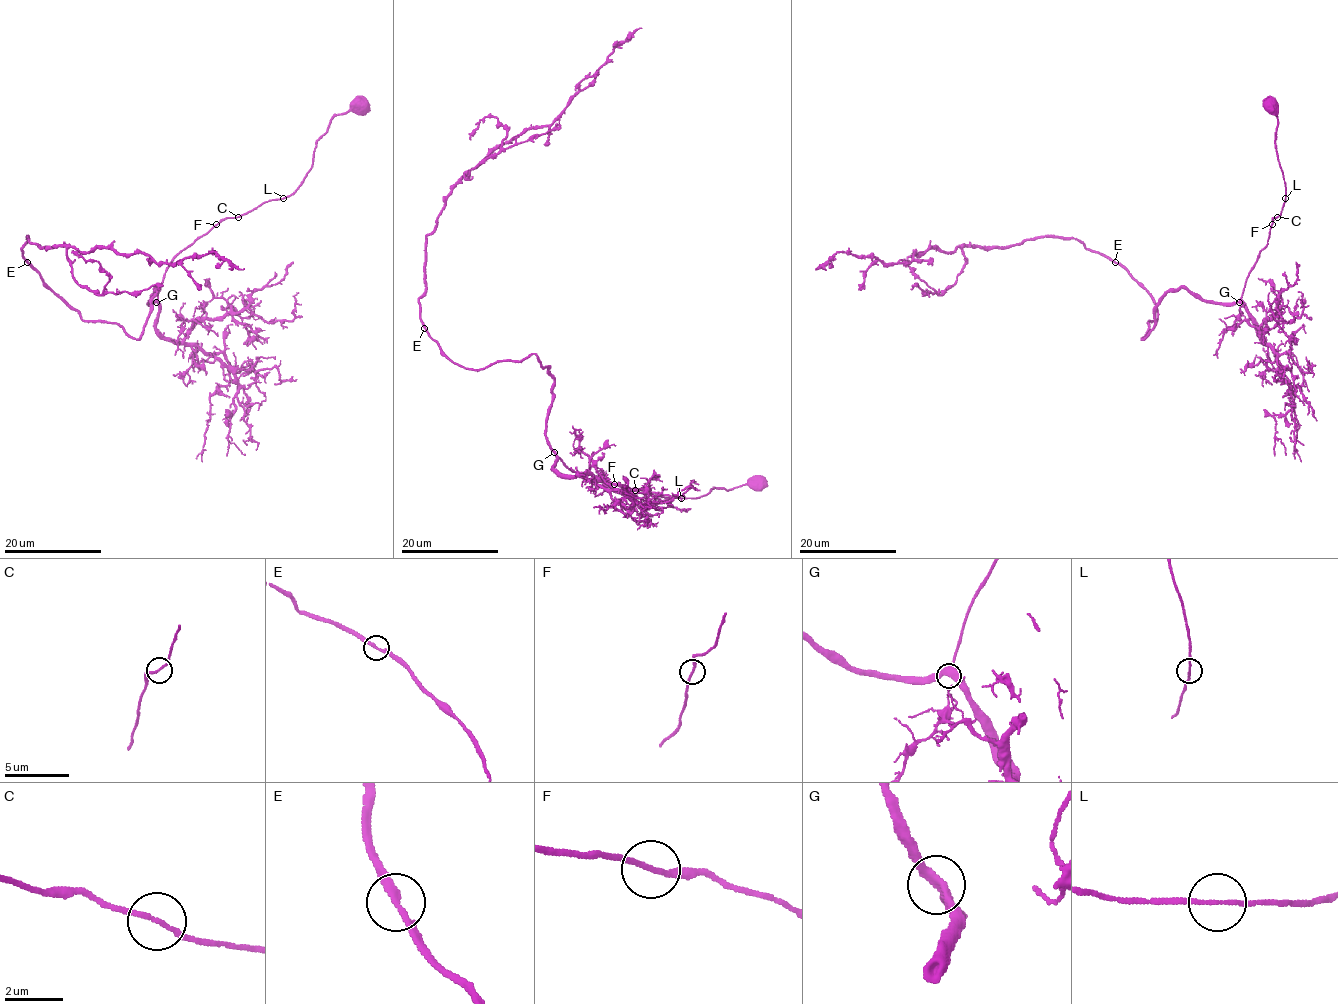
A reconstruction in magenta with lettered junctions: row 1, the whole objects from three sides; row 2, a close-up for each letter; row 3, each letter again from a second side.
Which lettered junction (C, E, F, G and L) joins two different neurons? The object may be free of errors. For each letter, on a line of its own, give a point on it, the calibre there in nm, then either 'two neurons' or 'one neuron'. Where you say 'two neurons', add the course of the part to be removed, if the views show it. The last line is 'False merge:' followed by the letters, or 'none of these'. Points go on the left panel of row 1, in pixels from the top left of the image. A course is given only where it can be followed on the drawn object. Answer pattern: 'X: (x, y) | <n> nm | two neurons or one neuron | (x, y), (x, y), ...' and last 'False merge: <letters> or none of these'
C: (238, 217) | 150 nm | one neuron
E: (27, 262) | 220 nm | one neuron
F: (216, 224) | 160 nm | one neuron
G: (156, 302) | 360 nm | one neuron
L: (283, 198) | 130 nm | one neuron
False merge: none of these

